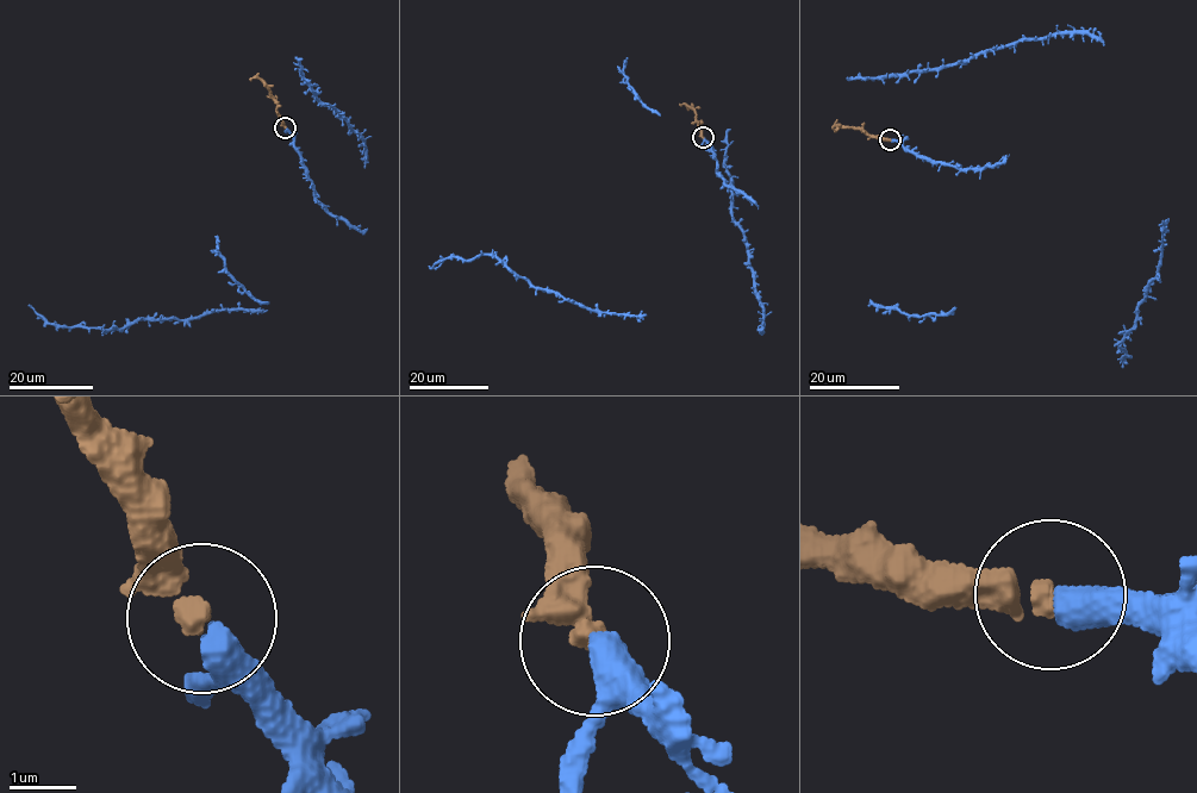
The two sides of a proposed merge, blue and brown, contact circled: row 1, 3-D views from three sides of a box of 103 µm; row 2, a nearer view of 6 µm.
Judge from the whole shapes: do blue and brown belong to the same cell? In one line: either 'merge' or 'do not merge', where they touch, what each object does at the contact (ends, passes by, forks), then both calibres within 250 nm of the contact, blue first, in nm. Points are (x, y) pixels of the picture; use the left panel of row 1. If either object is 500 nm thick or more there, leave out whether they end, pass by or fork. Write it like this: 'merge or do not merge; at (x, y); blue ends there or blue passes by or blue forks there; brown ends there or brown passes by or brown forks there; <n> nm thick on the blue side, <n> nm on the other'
merge; at (285, 127); blue ends there; brown ends there; 440 nm thick on the blue side, 280 nm on the other

